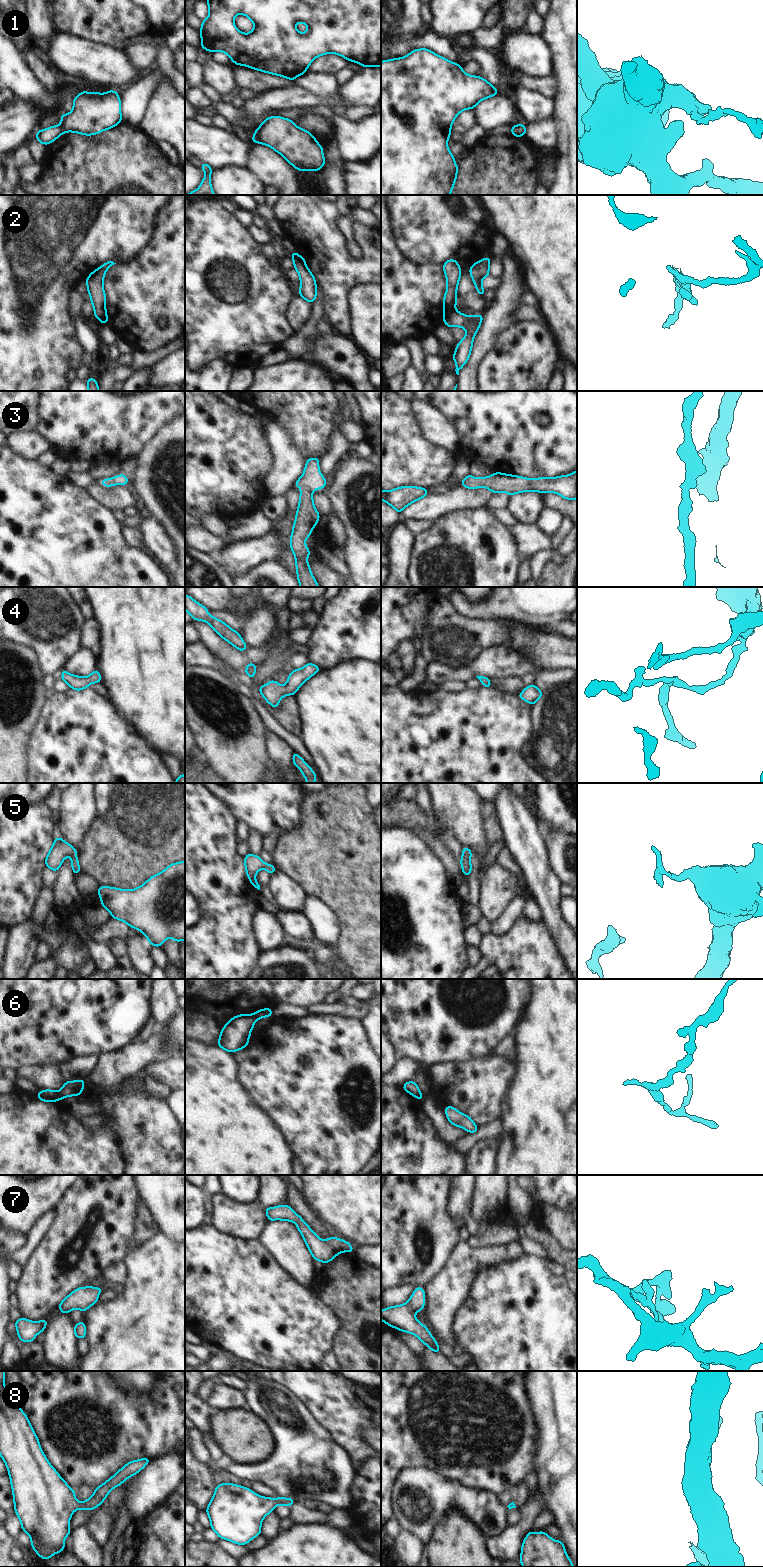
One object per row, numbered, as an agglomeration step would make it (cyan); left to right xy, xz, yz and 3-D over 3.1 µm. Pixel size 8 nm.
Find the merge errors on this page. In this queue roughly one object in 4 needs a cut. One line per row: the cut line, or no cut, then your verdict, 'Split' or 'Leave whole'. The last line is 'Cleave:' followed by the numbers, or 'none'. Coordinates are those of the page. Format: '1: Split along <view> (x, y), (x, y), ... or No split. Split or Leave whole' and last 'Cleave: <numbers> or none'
1: Split along xy (59, 125), (64, 131). Split
2: Split along yz (454, 307), (443, 317). Split
3: No split. Leave whole
4: No split. Leave whole
5: No split. Leave whole
6: Split along xy (56, 1092), (60, 1098). Split
7: No split. Leave whole
8: No split. Leave whole
Cleave: 1, 2, 6.

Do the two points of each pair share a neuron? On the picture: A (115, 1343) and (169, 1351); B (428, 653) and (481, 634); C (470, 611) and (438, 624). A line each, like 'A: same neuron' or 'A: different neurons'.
A: same neuron
B: same neuron
C: different neurons

